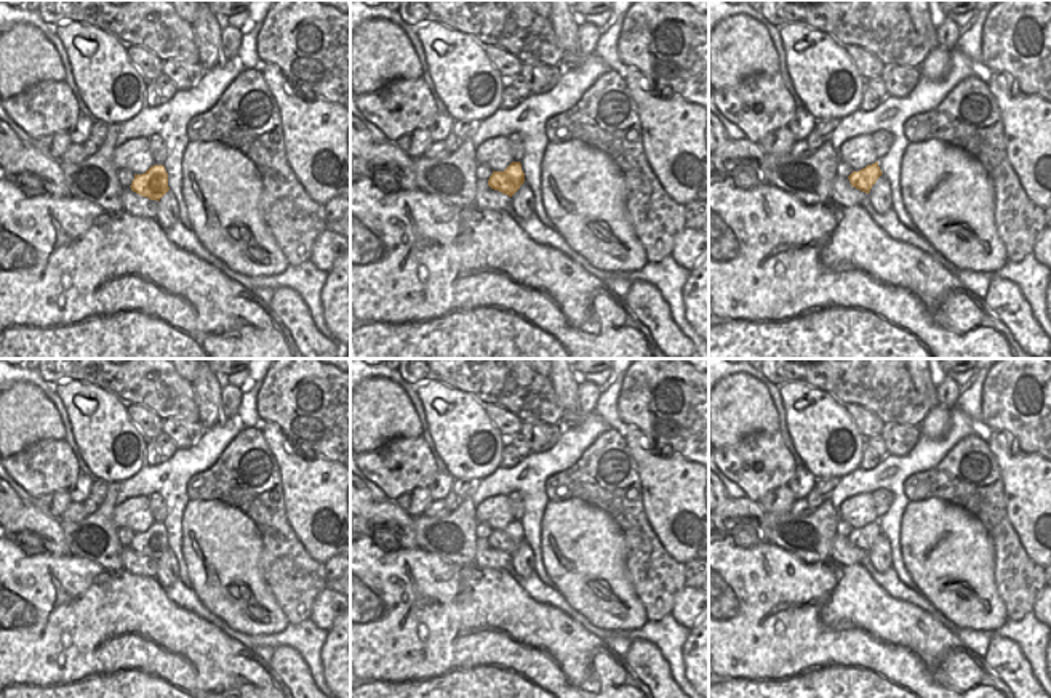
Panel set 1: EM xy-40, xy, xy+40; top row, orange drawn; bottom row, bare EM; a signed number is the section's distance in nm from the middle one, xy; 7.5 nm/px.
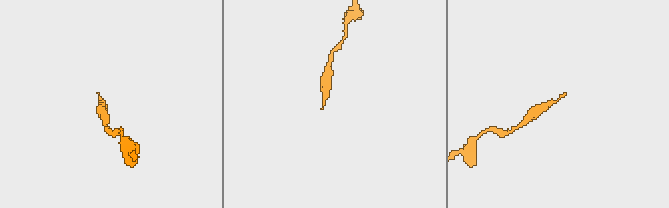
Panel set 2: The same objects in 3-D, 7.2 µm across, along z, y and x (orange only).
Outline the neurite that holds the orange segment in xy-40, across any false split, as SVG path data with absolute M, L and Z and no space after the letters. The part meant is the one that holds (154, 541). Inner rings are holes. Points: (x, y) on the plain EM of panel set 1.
M154 524L142 533L134 533L131 549L150 559L160 559L168 549L168 532L163 524Z

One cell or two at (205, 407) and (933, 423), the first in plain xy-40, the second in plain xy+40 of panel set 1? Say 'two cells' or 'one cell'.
two cells

